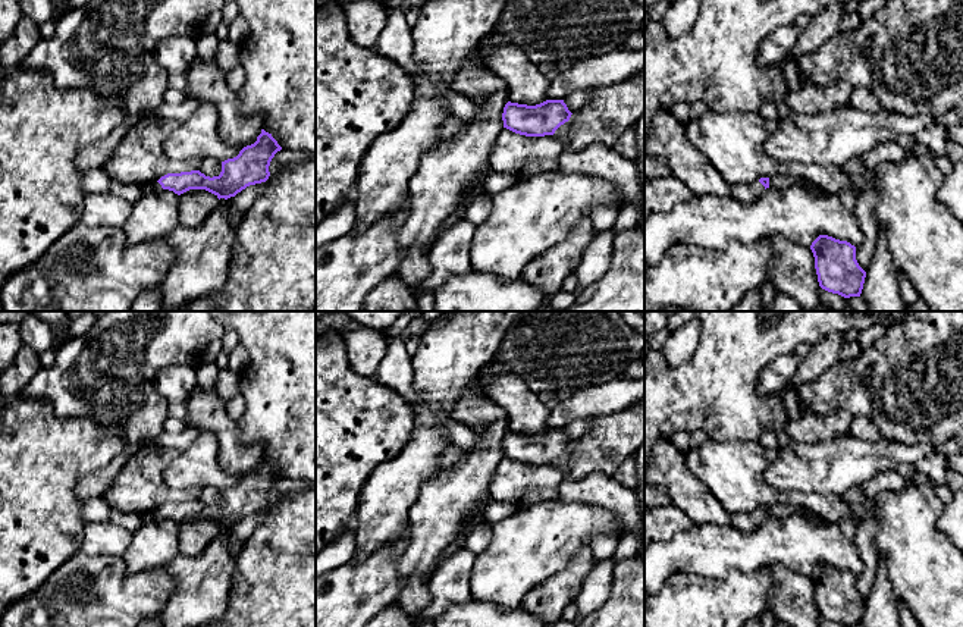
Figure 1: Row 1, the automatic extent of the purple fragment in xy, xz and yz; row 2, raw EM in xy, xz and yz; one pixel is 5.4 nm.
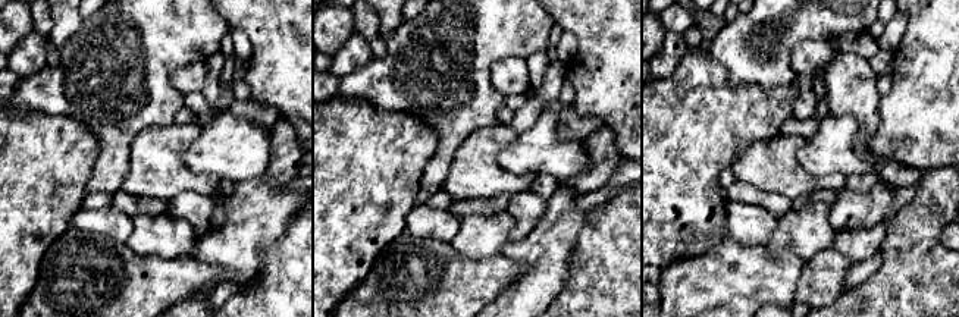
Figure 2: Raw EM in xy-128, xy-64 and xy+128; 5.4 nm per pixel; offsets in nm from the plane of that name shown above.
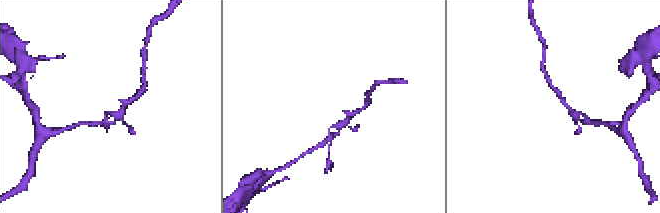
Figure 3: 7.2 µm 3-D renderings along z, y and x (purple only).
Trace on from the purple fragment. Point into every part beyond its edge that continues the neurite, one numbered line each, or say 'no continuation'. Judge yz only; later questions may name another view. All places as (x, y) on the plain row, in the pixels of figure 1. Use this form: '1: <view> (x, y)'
1: yz (742, 520)

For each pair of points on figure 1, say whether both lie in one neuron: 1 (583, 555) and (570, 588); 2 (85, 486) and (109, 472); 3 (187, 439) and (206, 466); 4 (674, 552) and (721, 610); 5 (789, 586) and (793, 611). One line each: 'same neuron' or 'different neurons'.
1: same neuron
2: same neuron
3: different neurons
4: different neurons
5: same neuron

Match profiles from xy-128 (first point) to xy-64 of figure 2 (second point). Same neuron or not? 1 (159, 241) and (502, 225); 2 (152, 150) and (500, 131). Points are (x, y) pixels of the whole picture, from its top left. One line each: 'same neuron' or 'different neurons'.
1: same neuron
2: same neuron

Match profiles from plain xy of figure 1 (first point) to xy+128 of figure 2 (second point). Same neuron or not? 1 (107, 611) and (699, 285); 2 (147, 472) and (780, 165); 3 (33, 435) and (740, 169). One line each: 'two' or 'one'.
1: one
2: one
3: two

